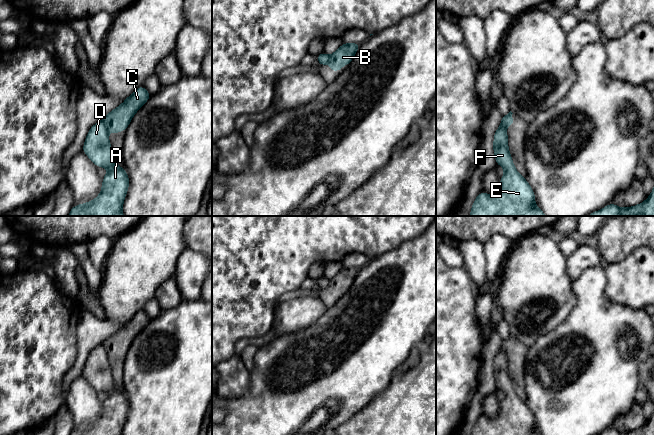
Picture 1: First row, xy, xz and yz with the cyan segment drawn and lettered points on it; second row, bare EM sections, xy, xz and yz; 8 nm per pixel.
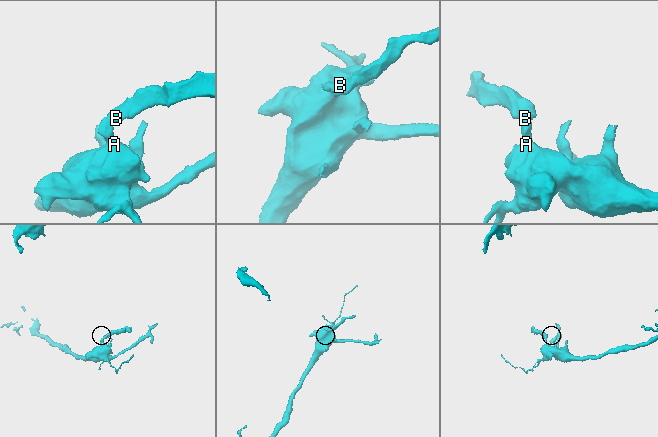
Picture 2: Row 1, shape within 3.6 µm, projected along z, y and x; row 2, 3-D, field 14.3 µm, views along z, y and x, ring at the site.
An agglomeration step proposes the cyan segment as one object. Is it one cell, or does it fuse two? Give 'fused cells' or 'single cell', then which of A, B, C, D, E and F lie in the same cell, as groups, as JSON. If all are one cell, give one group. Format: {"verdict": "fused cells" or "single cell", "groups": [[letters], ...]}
{"verdict": "fused cells", "groups": [["A", "D", "E", "F"], ["B", "C"]]}

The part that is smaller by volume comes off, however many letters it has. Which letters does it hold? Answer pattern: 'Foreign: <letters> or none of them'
Foreign: B, C

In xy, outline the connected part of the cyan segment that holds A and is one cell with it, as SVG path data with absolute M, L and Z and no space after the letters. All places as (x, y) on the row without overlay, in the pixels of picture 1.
M103 345L90 352L82 375L97 391L109 395L103 401L101 417L88 427L73 430L70 435L123 435L130 404L126 394L114 386L108 354Z

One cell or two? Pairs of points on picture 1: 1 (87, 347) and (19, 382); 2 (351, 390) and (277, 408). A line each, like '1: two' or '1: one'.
1: two
2: one

